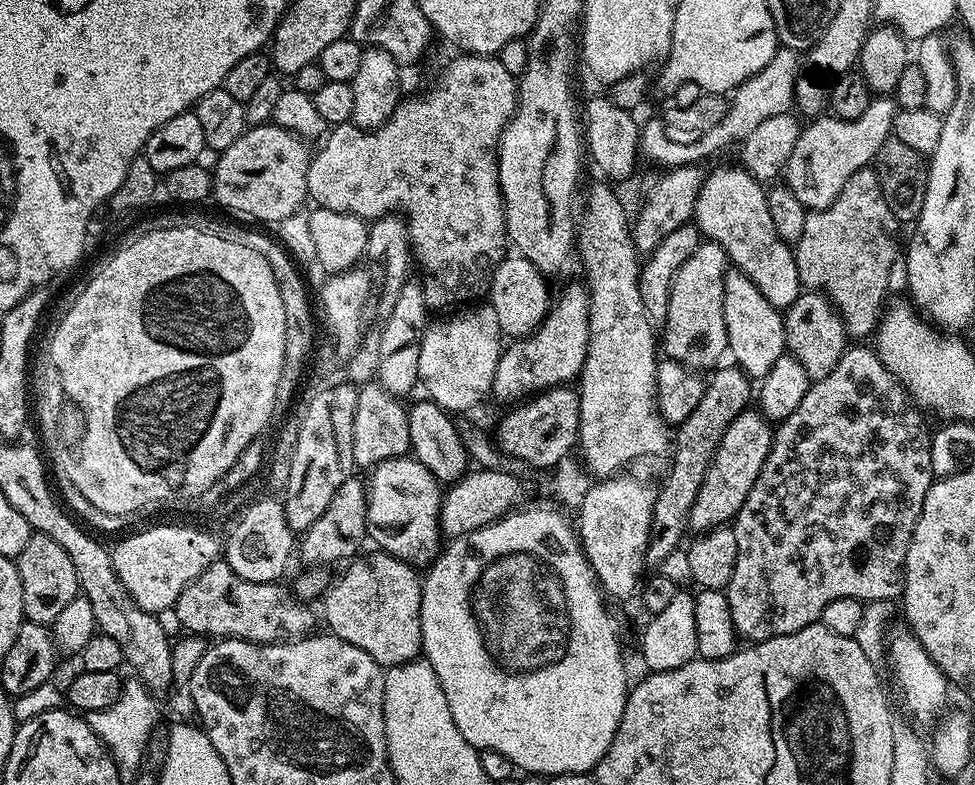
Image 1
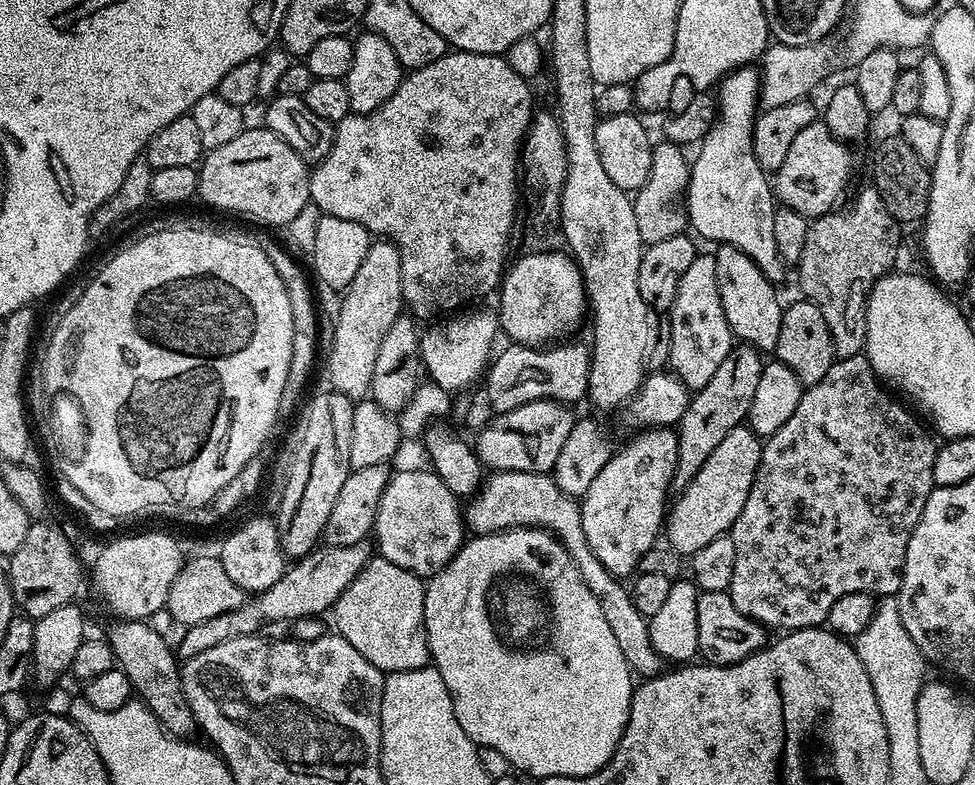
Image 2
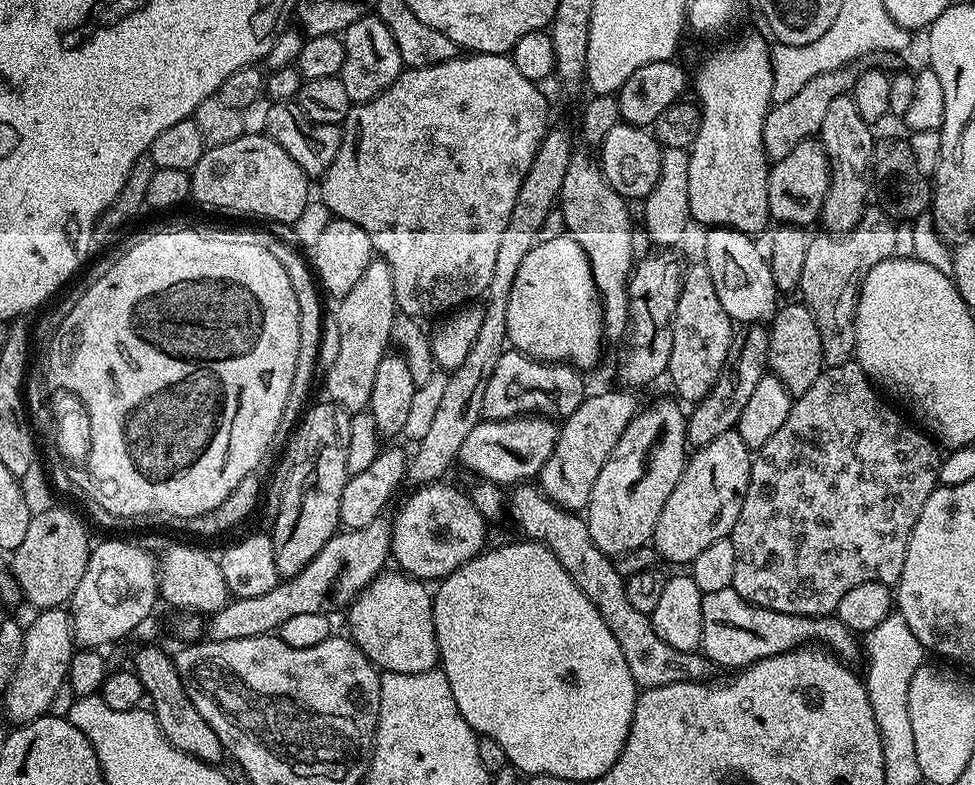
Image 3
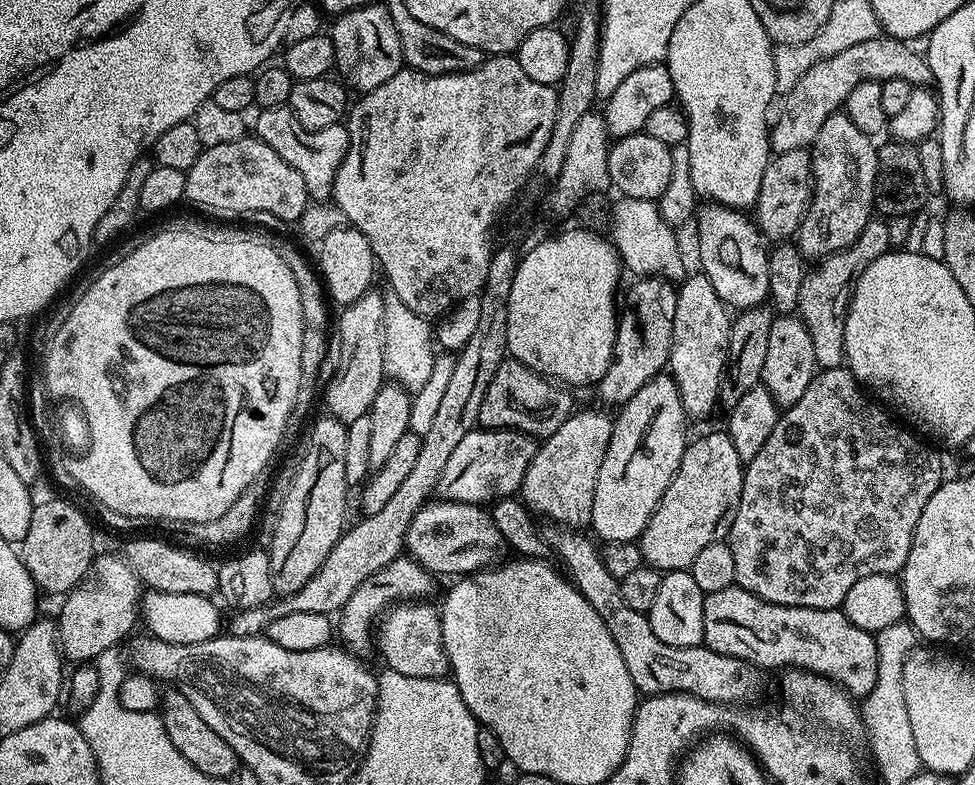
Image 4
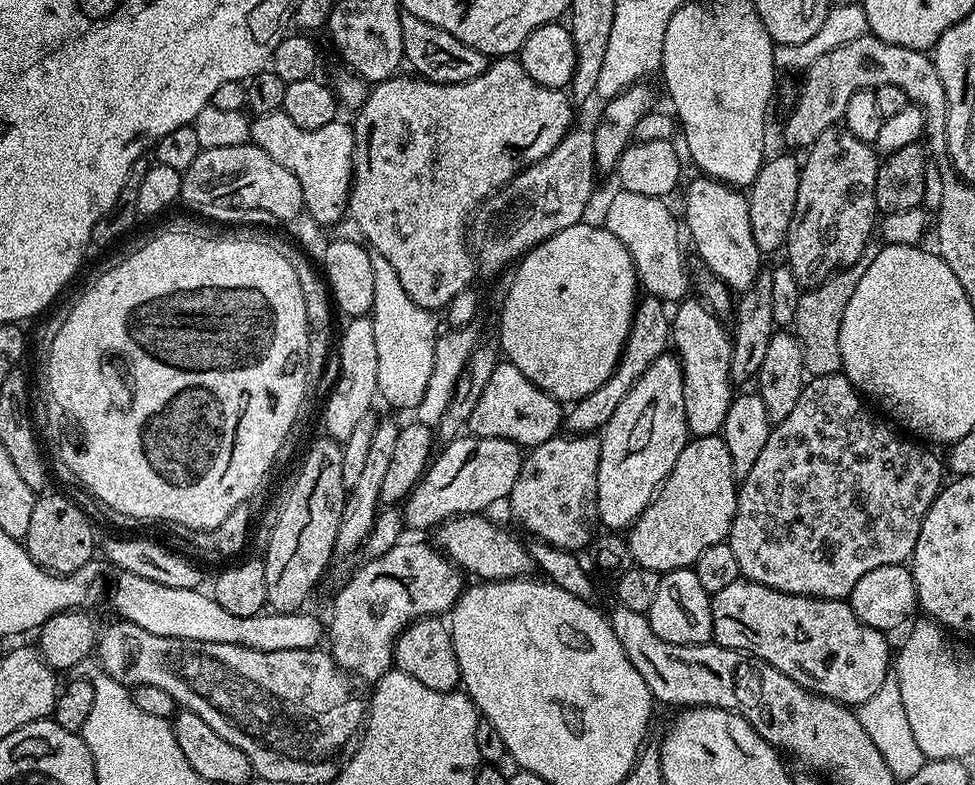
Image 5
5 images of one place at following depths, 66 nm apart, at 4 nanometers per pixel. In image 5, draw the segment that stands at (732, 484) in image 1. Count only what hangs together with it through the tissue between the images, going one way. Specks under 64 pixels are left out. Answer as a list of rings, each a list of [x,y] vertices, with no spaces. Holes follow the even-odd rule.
[[[723,435],[698,436],[689,439],[688,444],[678,454],[678,462],[674,470],[664,479],[664,483],[656,490],[656,495],[642,510],[642,514],[627,529],[626,539],[630,546],[633,565],[649,568],[661,574],[673,572],[679,568],[690,568],[695,565],[698,554],[706,550],[706,546],[725,543],[728,531],[734,522],[736,513],[736,493],[738,477],[734,474],[734,466],[730,462],[730,450],[726,450]]]

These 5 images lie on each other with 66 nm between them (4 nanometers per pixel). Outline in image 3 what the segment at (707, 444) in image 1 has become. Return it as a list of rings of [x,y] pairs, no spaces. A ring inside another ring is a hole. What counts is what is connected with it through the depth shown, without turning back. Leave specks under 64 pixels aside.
[[[746,324],[737,327],[732,334],[730,350],[726,350],[726,362],[722,362],[722,370],[710,386],[706,398],[695,401],[693,412],[687,413],[688,443],[693,449],[706,446],[718,438],[718,434],[726,434],[735,429],[738,418],[742,418],[742,410],[750,398],[750,394],[758,387],[758,378],[768,372],[768,329],[758,324]]]

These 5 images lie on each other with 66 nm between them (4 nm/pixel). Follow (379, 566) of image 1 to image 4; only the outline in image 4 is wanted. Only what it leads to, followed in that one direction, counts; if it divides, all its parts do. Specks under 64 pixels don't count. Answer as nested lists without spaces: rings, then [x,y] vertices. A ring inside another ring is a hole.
[[[400,602],[383,613],[374,636],[380,656],[387,667],[410,678],[434,678],[449,675],[448,655],[442,642],[442,622],[437,605],[432,602]]]

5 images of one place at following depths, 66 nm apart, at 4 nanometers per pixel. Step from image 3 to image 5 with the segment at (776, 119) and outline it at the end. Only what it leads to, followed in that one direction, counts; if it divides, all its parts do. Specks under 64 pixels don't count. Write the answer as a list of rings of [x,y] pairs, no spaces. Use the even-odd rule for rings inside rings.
[[[866,35],[822,54],[803,73],[800,97],[784,124],[784,140],[792,148],[807,150],[827,128],[837,127],[843,121],[846,102],[858,90],[876,89],[878,86],[899,86],[906,98],[922,110],[924,115],[923,143],[933,161],[948,160],[948,103],[942,78],[938,78],[936,61],[927,51],[910,50],[906,46],[894,46],[894,42],[882,42],[882,38]]]

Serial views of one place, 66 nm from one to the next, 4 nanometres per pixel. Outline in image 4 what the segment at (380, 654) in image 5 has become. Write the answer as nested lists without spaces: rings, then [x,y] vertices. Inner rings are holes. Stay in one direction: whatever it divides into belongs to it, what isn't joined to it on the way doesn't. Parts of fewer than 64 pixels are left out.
[[[402,554],[394,562],[390,562],[382,570],[375,572],[354,594],[338,613],[338,640],[353,656],[367,657],[368,651],[374,648],[374,629],[381,619],[382,613],[393,602],[420,602],[432,592],[433,573],[427,572],[418,561],[411,556]]]

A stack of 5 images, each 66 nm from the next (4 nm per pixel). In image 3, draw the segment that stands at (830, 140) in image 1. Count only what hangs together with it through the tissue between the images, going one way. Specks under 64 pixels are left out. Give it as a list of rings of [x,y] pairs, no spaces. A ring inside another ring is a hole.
[[[819,139],[798,142],[786,158],[775,161],[768,169],[768,215],[776,224],[809,226],[820,219],[820,211],[828,193],[830,172],[828,156]]]

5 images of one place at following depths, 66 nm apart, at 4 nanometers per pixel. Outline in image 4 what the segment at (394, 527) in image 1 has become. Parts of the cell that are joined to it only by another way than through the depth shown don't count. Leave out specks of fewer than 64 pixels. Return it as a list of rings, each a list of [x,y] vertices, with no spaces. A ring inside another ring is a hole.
[[[439,498],[430,499],[418,510],[418,514],[414,514],[404,542],[407,555],[418,561],[427,572],[451,578],[463,578],[493,567],[501,559],[500,551],[506,548],[487,507]]]

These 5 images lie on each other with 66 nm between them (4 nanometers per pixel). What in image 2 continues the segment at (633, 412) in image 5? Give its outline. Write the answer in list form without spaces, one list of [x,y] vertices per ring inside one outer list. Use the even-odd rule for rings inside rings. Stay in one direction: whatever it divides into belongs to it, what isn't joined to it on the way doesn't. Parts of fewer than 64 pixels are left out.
[[[648,426],[637,432],[640,433],[625,448],[609,455],[606,466],[598,470],[598,478],[590,482],[590,490],[580,500],[582,530],[586,530],[586,542],[590,542],[594,558],[610,574],[621,578],[631,577],[642,554],[657,547],[656,535],[661,535],[666,524],[666,501],[677,465],[678,442],[672,428]]]

